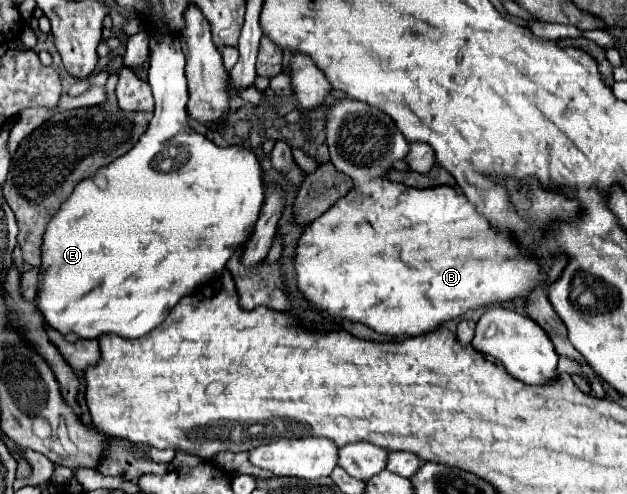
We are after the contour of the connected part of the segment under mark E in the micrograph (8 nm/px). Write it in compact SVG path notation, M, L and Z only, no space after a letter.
M163 30L161 34L153 34L151 36L149 50L151 50L149 86L151 86L153 96L155 96L155 112L153 112L153 120L151 120L147 132L139 138L139 142L135 144L133 150L129 150L125 156L117 158L113 164L101 168L101 174L107 180L105 188L97 188L93 178L83 180L81 184L77 184L77 188L73 190L73 196L69 196L69 200L65 200L65 204L61 204L59 212L53 214L53 220L49 220L45 236L43 236L39 282L37 282L37 308L39 308L41 316L43 316L43 324L47 324L49 328L61 332L63 336L65 334L77 334L83 340L97 340L103 334L117 334L121 338L139 338L139 336L149 334L153 328L157 328L157 324L163 324L165 316L169 316L171 308L183 296L189 296L197 286L221 276L227 260L233 256L237 246L241 246L251 236L253 226L255 226L255 222L259 218L259 212L261 212L261 202L265 200L265 194L263 194L263 172L261 172L259 160L253 154L253 150L243 148L243 146L219 148L211 140L207 140L205 136L201 136L195 130L191 130L189 124L185 122L187 78L185 78L185 72L183 72L185 56L183 56L179 38L175 38L175 36L171 36L171 34L167 34Z

